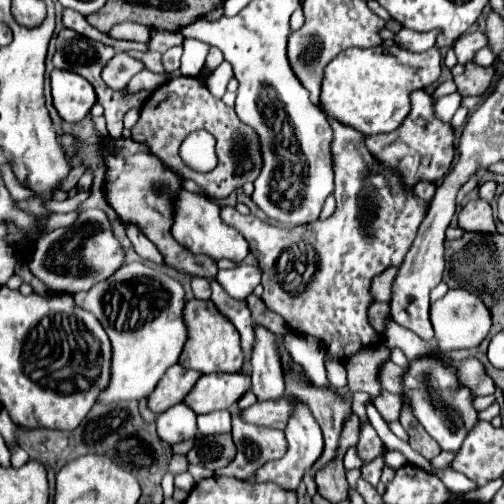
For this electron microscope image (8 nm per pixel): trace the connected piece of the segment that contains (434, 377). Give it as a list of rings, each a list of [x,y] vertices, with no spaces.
[[[423,356],[409,364],[409,368],[401,376],[403,398],[409,400],[411,412],[417,422],[425,428],[425,432],[439,442],[443,450],[457,452],[471,432],[471,428],[479,422],[477,410],[473,406],[473,392],[459,382],[457,368],[451,364],[443,364],[439,358]]]

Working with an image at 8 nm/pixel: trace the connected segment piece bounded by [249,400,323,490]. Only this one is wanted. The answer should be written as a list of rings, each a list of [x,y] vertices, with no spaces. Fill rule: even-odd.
[[[297,400],[297,402],[293,404],[293,412],[291,412],[289,422],[287,422],[287,426],[285,426],[285,436],[287,436],[287,442],[289,442],[287,454],[285,454],[283,458],[279,458],[279,460],[267,462],[263,468],[259,468],[259,472],[257,472],[249,482],[253,482],[253,480],[267,480],[267,482],[275,482],[275,484],[279,484],[279,486],[283,486],[283,488],[287,488],[287,490],[297,490],[297,486],[299,486],[305,470],[307,470],[309,466],[313,466],[313,462],[315,462],[315,460],[321,456],[321,452],[323,452],[321,428],[319,428],[319,424],[315,422],[309,406],[307,406],[305,402],[299,402],[299,400]]]

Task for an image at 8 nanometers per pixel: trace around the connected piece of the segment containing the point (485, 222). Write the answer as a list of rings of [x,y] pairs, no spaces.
[[[473,198],[469,200],[457,218],[457,224],[463,232],[487,232],[487,234],[495,234],[497,226],[495,226],[495,218],[491,212],[491,206],[485,200]]]

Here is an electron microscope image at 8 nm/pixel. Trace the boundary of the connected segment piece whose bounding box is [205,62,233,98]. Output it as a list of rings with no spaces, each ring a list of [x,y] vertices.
[[[223,62],[215,72],[213,76],[209,76],[205,80],[205,86],[207,90],[215,96],[215,98],[223,98],[225,94],[225,88],[227,88],[227,82],[233,78],[233,70],[231,70],[231,64],[229,62]]]

